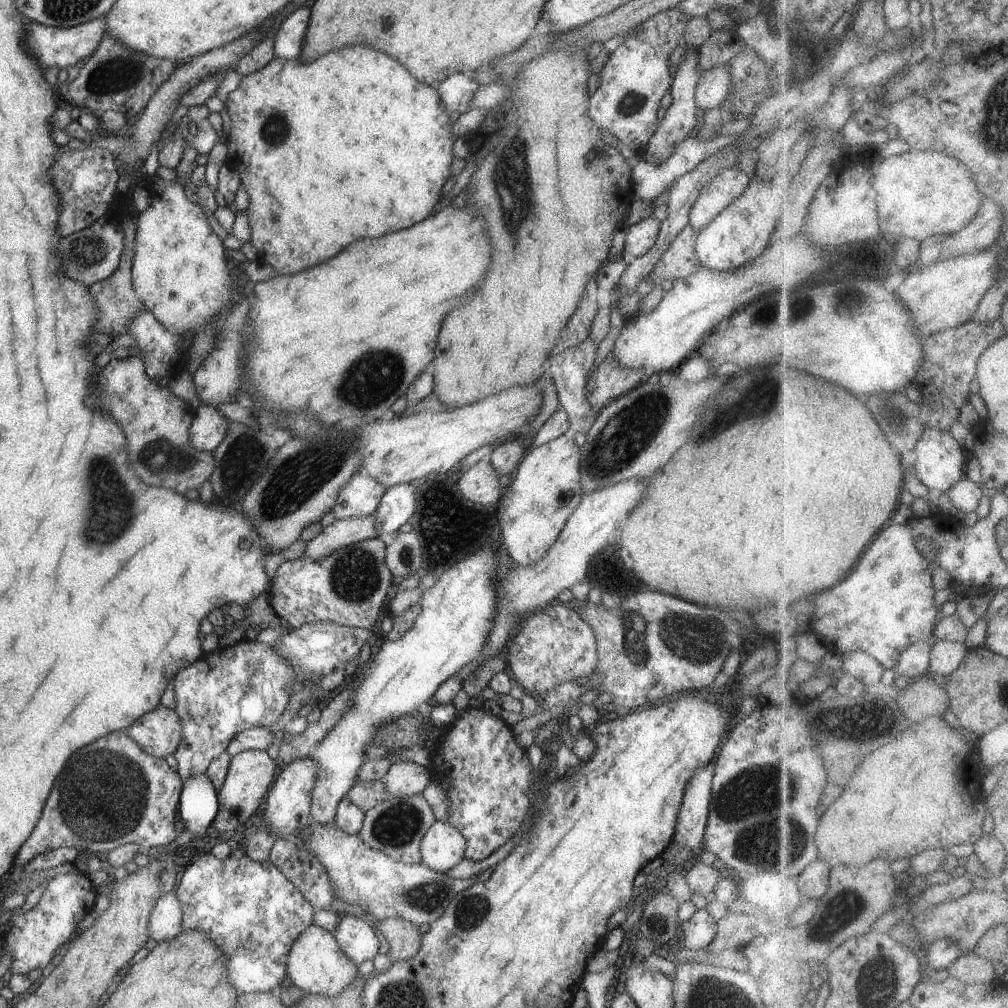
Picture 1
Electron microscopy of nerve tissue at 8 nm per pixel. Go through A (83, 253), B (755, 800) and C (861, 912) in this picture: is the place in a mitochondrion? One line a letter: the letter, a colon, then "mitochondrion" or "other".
A: mitochondrion
B: mitochondrion
C: other

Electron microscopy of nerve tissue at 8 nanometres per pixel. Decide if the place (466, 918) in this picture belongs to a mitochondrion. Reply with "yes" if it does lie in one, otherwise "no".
yes

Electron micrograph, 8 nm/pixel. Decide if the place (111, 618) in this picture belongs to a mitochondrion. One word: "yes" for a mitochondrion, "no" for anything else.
no

